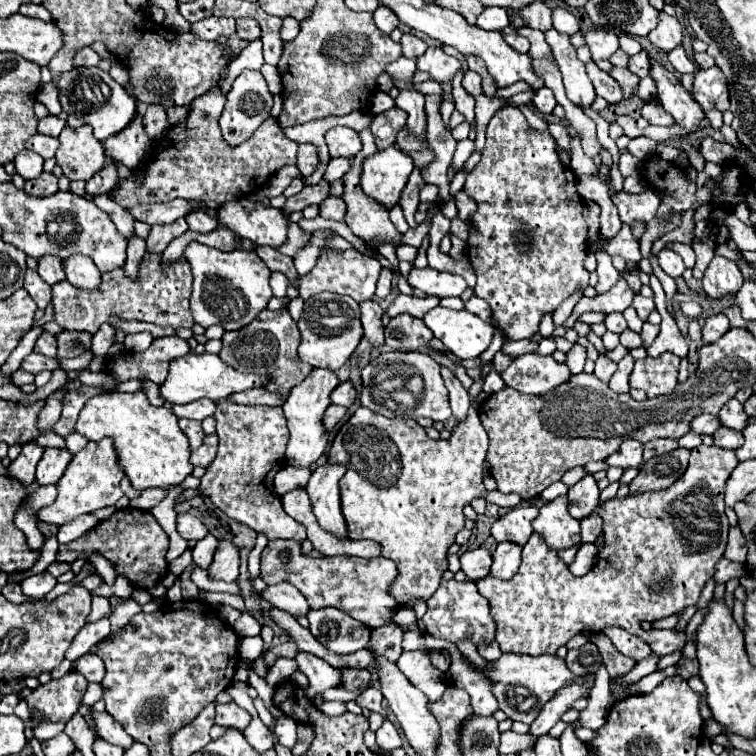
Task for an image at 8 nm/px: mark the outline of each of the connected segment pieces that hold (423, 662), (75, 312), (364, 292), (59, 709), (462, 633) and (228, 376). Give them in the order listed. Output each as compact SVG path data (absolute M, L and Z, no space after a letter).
M404 652L398 660L398 668L418 690L428 696L428 700L438 700L440 692L446 690L444 672L432 666L426 652Z
M146 254L140 262L136 278L126 276L124 268L116 268L112 272L102 274L102 284L96 292L88 292L68 284L66 280L52 286L52 304L54 304L54 320L64 330L78 332L98 332L98 328L108 322L110 316L120 320L138 320L152 322L158 326L172 328L192 328L194 320L188 308L190 292L192 292L192 272L188 268L188 260L180 258L172 262L170 268L162 268L162 254Z
M326 250L316 266L306 274L306 280L302 280L302 298L308 300L324 290L328 292L336 292L336 294L346 294L350 298L354 298L356 302L364 302L364 300L372 300L374 292L376 292L376 282L380 276L380 262L368 256L362 256L358 250L346 250L346 252L330 252Z
M68 672L62 678L52 678L48 684L34 688L24 700L28 702L30 716L40 712L42 722L68 722L80 708L88 680L78 672Z
M442 580L440 588L434 592L434 596L426 602L428 612L424 614L424 630L434 638L446 638L450 642L470 640L476 644L490 644L494 640L496 622L492 622L490 616L490 604L486 598L482 598L476 592L474 582L456 582L456 580Z
M193 337L188 340L188 343L191 351L170 364L168 378L160 386L160 394L164 396L164 400L174 402L174 404L188 404L188 402L194 402L200 398L220 400L220 398L228 398L234 392L242 392L242 390L250 390L250 388L258 388L258 386L268 384L268 376L242 374L242 372L234 370L232 366L228 366L226 362L222 362L222 358L218 354L208 354L208 352L194 354L193 350L198 342Z

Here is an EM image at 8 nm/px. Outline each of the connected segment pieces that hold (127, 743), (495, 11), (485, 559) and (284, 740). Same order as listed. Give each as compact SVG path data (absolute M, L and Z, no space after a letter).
M92 710L92 720L94 720L94 726L96 726L96 734L102 740L106 740L110 744L124 746L124 748L132 746L132 738L124 732L124 728L108 712L94 712Z
M486 8L476 22L478 28L488 30L488 32L490 30L504 30L508 24L510 24L510 20L508 20L508 14L504 8Z
M476 548L476 550L468 550L460 556L460 562L462 562L462 572L472 578L472 580L480 580L480 578L486 578L488 572L490 572L490 566L492 566L492 556L486 548Z
M280 716L280 718L276 720L274 732L276 732L276 736L280 738L280 744L282 744L282 746L292 748L292 746L296 744L296 726L298 726L298 724L296 724L292 718L288 718L288 716Z

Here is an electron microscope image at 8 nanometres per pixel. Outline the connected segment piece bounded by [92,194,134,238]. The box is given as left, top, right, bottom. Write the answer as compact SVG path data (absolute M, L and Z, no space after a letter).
M108 194L94 196L92 202L112 218L112 222L116 224L116 228L118 228L120 234L124 234L126 238L134 236L134 218L130 216L130 212L126 208L122 208L120 204L116 204Z

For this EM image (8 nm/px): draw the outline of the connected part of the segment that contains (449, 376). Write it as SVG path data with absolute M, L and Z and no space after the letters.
M442 366L442 378L446 382L446 388L450 392L450 404L452 404L452 414L458 418L458 420L464 420L466 418L466 412L468 412L468 406L470 406L470 396L468 392L462 388L460 380L446 368Z

